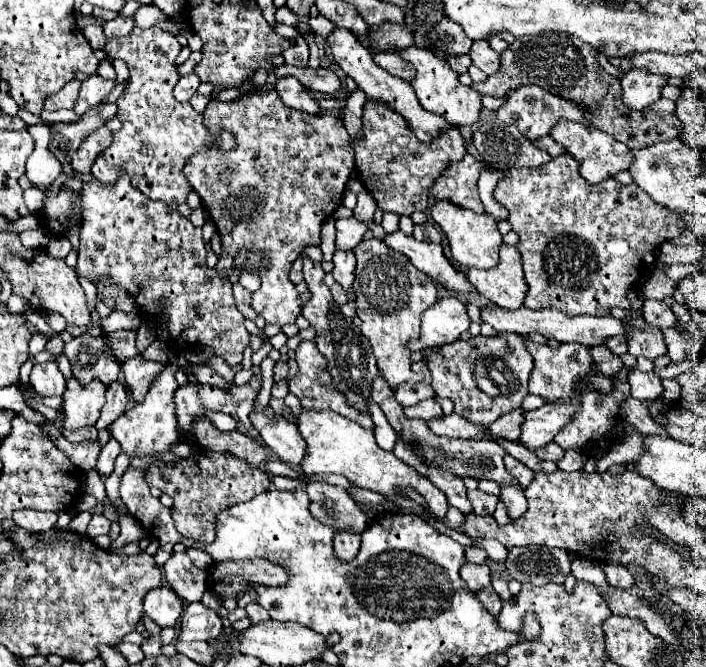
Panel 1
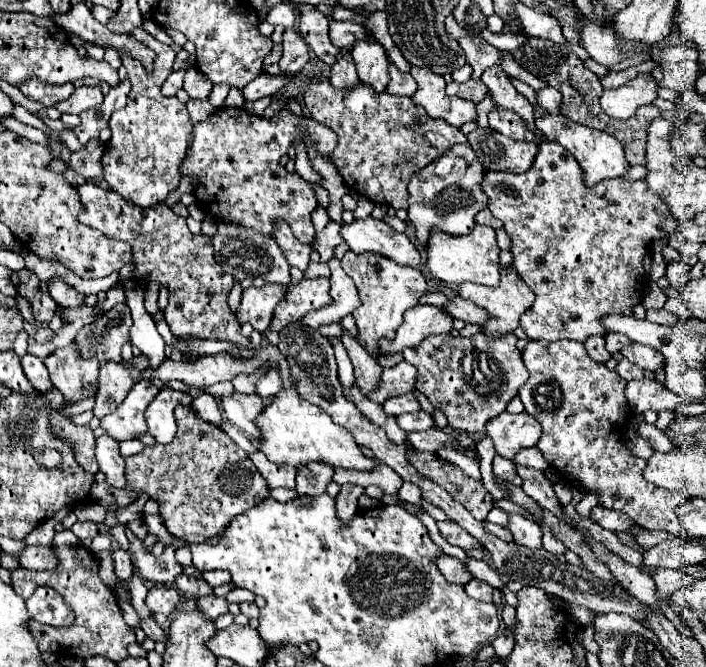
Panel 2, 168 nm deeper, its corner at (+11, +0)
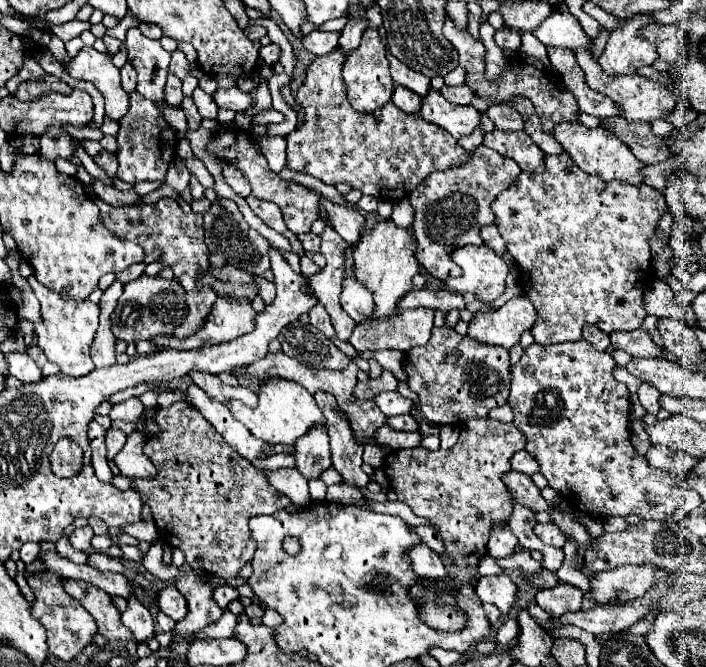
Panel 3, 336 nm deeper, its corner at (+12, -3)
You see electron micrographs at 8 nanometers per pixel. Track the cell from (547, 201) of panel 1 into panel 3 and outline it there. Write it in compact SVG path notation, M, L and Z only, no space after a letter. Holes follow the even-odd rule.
M564 152L560 156L546 156L546 168L540 174L534 172L522 172L520 178L512 184L512 188L506 188L494 202L492 202L492 210L496 212L496 220L498 220L498 230L502 234L502 238L506 240L506 250L514 256L518 268L520 268L520 282L524 288L526 298L532 302L532 306L536 308L536 324L532 328L532 336L536 340L536 344L558 344L558 342L568 342L568 340L580 340L582 338L582 328L586 324L596 324L600 330L604 330L606 334L614 332L614 330L636 330L640 328L642 320L646 318L646 310L644 310L644 286L646 286L646 278L650 276L650 246L648 246L648 236L654 234L658 220L662 218L662 214L666 212L666 200L664 196L654 190L652 186L646 184L626 184L626 182L604 182L600 180L600 176L592 176L582 172L574 160Z

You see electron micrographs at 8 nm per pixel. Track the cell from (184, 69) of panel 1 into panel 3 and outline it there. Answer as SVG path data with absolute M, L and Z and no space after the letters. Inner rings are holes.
M174 50L172 52L172 62L170 62L170 72L184 80L188 74L196 74L196 64L188 62L182 50Z

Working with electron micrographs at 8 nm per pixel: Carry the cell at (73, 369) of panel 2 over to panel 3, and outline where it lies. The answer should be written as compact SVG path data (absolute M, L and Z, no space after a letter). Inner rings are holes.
M30 276L28 282L40 302L42 320L36 324L38 346L44 350L48 360L60 366L62 374L66 376L84 376L92 372L94 364L90 358L90 344L98 328L98 314L100 314L98 304L94 304L90 298L72 300L72 296L62 296L60 292L52 292L50 288L44 288L34 276Z

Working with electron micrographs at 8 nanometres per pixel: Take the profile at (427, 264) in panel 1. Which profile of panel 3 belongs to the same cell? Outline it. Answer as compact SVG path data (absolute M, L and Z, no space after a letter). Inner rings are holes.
M320 196L320 204L324 206L326 214L328 214L328 222L330 226L348 242L348 244L356 244L360 240L360 234L364 230L364 216L356 210L356 208L348 208L348 206L340 206L330 202L328 198Z

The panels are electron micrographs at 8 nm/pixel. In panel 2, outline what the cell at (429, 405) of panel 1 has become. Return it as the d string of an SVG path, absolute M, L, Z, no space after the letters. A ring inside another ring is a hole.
M407 393L407 395L399 395L399 397L391 397L383 403L383 409L387 415L403 415L403 413L413 413L413 411L419 411L421 409L421 403L417 401L417 397L413 393Z

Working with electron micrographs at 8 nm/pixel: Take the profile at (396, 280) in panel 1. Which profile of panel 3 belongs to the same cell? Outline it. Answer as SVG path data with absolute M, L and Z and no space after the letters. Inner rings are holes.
M380 220L374 228L364 230L362 240L354 248L354 268L356 278L374 292L374 320L392 316L398 312L396 302L408 290L412 290L412 276L418 274L418 260L416 260L416 242L410 228L400 228L392 220Z

